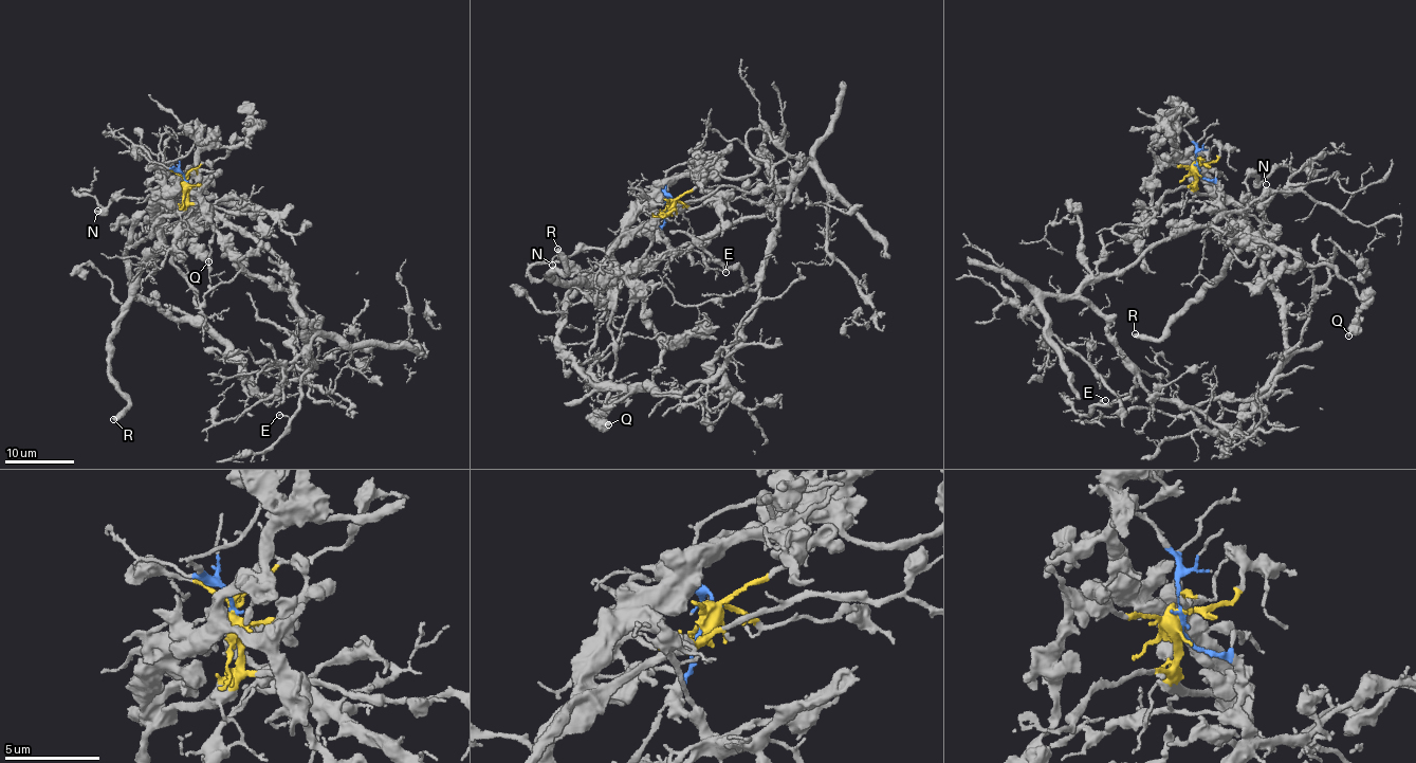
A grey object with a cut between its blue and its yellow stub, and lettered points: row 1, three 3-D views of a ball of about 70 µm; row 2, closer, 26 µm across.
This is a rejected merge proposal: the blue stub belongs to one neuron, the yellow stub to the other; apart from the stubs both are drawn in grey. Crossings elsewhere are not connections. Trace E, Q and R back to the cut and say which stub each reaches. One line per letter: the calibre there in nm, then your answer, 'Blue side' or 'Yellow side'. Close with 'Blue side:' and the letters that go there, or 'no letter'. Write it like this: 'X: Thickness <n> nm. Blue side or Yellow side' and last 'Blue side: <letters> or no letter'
E: Thickness 110 nm. Blue side
Q: Thickness 600 nm. Yellow side
R: Thickness 400 nm. Yellow side
Blue side: E

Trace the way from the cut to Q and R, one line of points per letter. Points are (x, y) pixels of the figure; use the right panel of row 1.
Q: (1197, 167), (1199, 193), (1235, 201), (1258, 238), (1306, 264), (1328, 265), (1346, 279), (1361, 302), (1349, 337)
R: (1197, 167), (1199, 193), (1237, 204), (1242, 219), (1239, 247), (1224, 277), (1185, 304), (1159, 338), (1134, 334)

